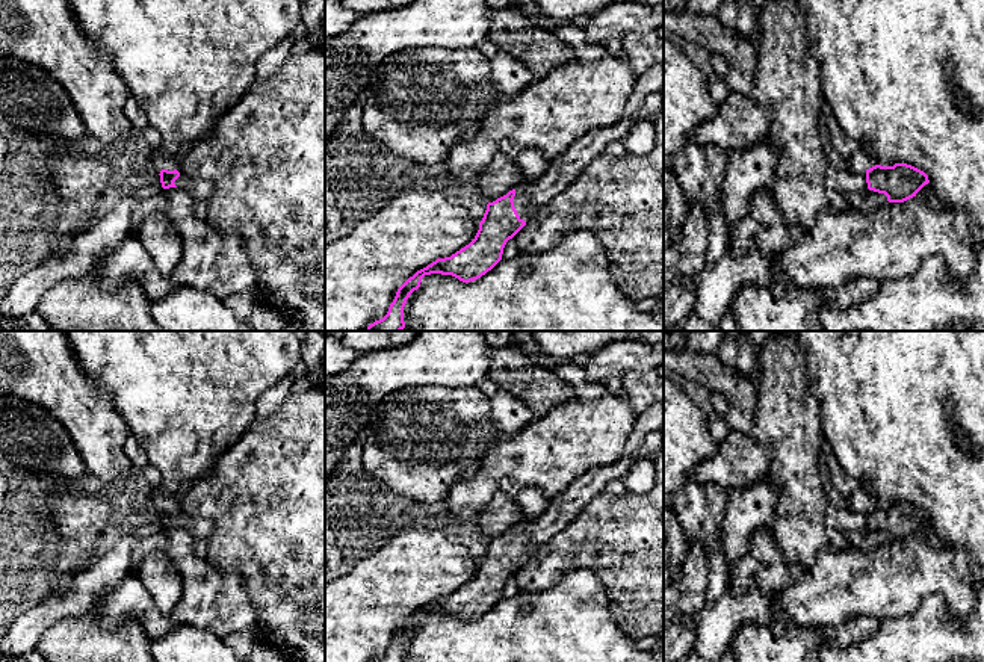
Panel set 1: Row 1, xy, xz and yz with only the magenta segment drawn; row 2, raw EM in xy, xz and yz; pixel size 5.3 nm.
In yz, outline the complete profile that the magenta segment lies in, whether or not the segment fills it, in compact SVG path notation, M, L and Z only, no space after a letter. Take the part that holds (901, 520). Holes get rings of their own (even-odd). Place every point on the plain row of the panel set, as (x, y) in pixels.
M907 502L875 503L866 508L868 527L884 532L889 541L904 541L930 521L928 514Z

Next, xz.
M664 402L638 414L621 461L589 469L573 481L565 491L555 496L538 518L520 523L488 541L475 577L450 595L437 597L410 615L398 627L387 653L373 662L405 662L404 645L407 638L420 626L425 614L452 614L463 621L470 621L491 609L502 599L506 580L526 564L537 546L561 532L593 497L606 491L611 481L623 479L635 462L644 438L651 431L658 431L662 423Z

